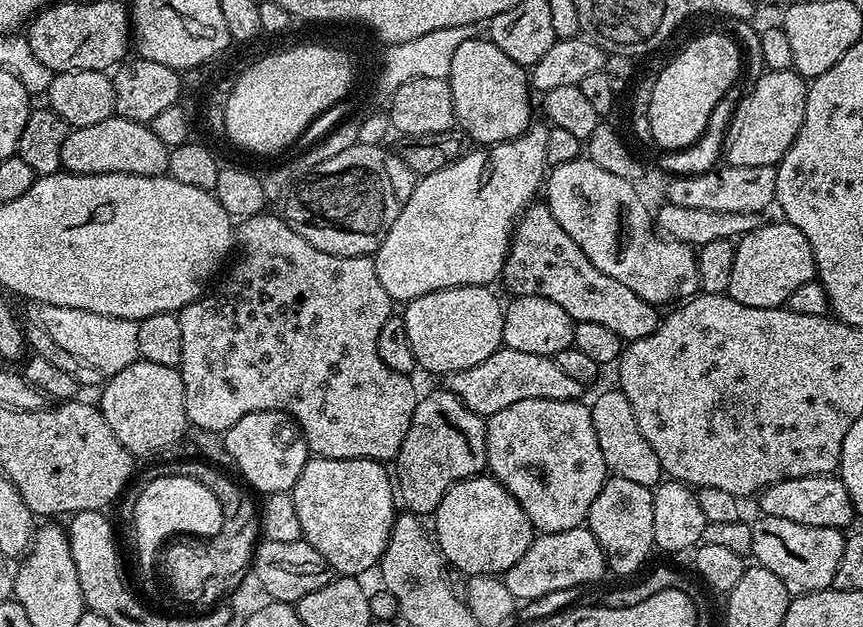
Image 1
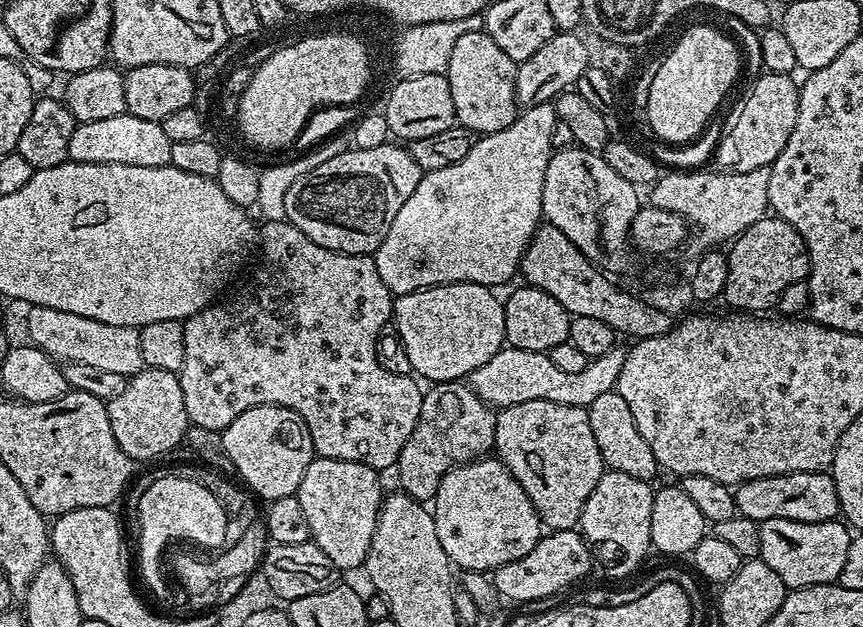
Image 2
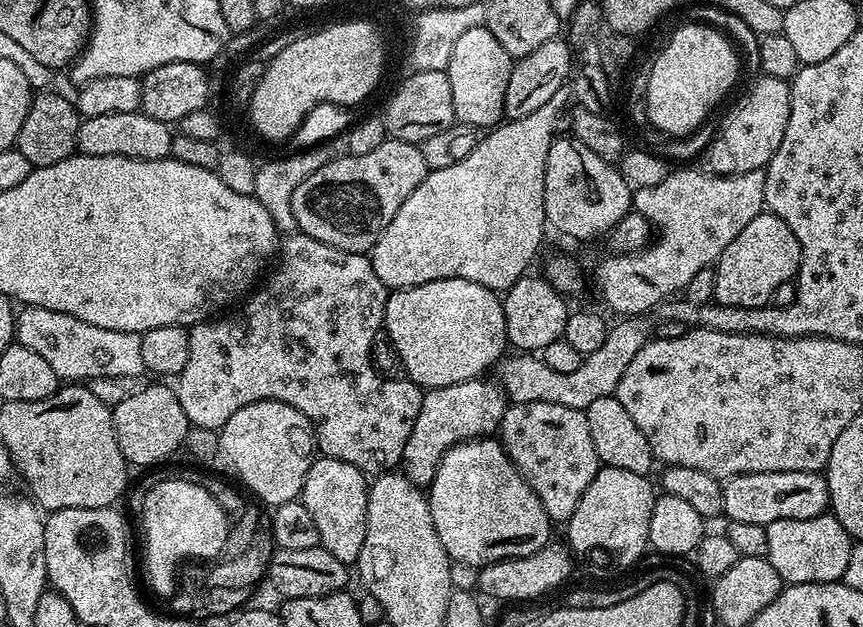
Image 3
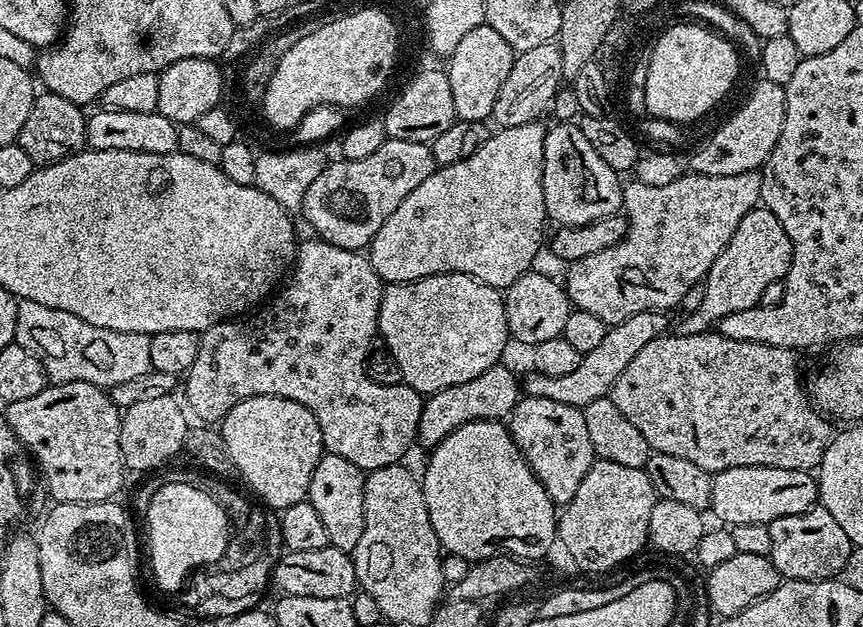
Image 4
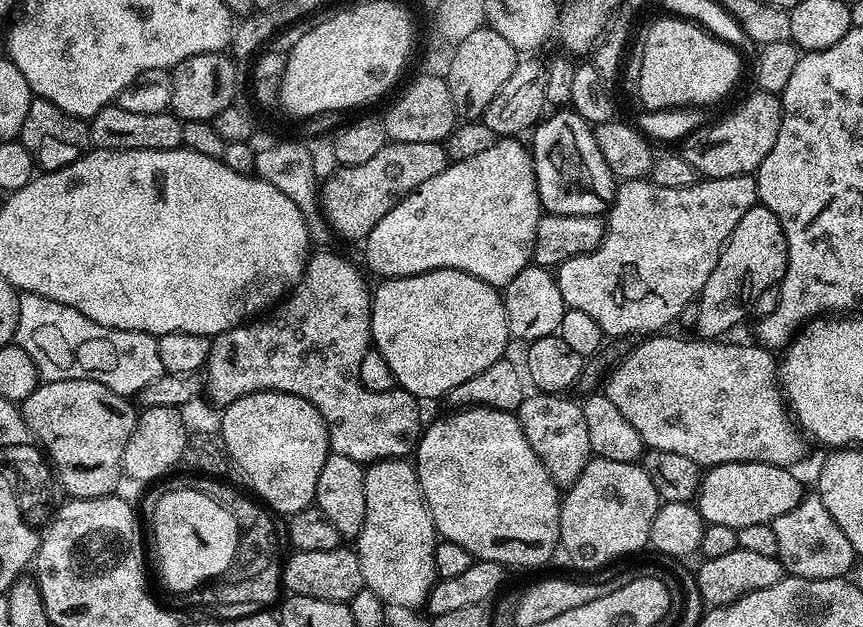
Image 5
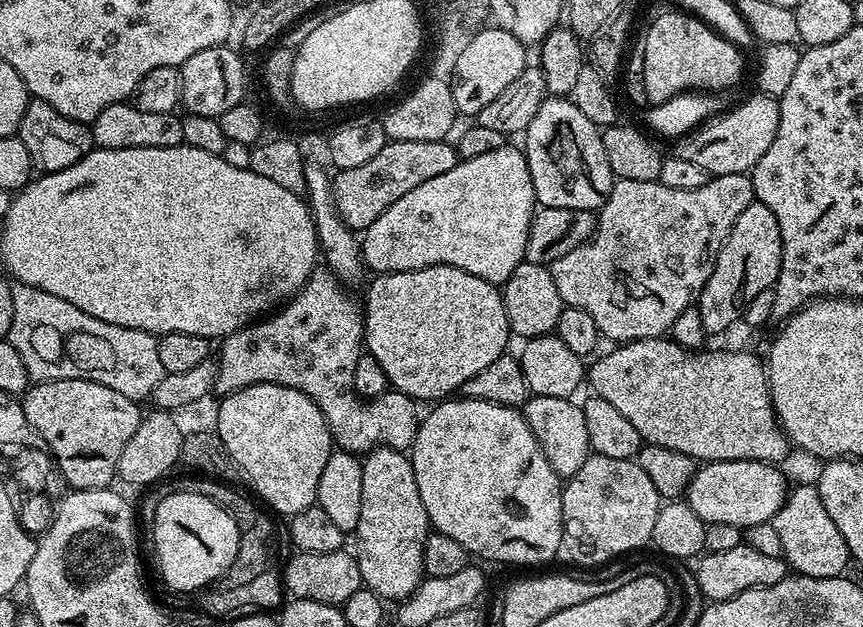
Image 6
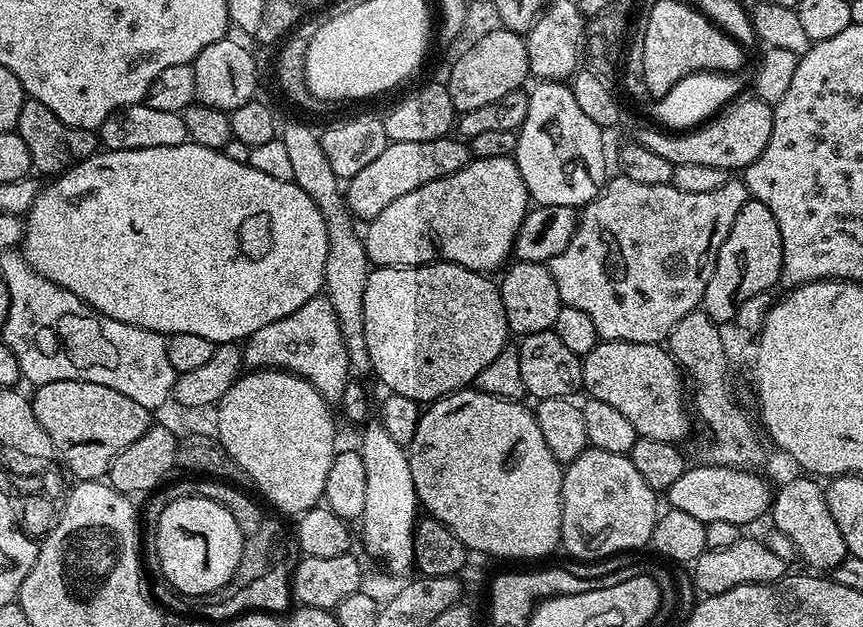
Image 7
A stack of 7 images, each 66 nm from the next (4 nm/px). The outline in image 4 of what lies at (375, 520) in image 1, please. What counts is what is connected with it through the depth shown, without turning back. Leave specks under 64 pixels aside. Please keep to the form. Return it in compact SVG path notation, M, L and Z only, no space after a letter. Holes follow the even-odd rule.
M331 454L321 456L314 474L310 478L308 501L318 510L326 526L329 545L343 552L351 553L358 546L364 529L364 478L365 473L354 462Z

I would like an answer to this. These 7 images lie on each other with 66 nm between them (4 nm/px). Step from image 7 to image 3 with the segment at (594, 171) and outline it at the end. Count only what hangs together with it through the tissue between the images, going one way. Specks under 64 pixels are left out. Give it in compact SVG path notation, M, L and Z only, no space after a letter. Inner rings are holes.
M571 135L553 139L546 158L544 175L544 214L549 225L576 240L603 237L632 208L633 189L609 161L586 150Z

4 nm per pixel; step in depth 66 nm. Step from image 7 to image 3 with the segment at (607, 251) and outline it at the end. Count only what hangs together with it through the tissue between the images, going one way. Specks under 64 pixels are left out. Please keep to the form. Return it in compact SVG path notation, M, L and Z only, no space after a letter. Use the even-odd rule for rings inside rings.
M680 166L677 170L669 171L666 178L662 178L662 182L658 182L658 186L646 186L645 188L638 188L632 194L632 208L635 211L644 215L654 229L654 242L649 244L647 248L643 248L641 252L631 252L628 256L621 256L619 254L609 255L609 260L604 260L596 268L596 288L600 291L600 296L613 308L614 311L620 312L621 317L638 316L641 314L648 314L655 309L656 305L675 297L677 294L683 293L690 282L690 278L694 278L694 274L698 274L698 270L703 268L712 268L716 263L716 259L722 254L722 250L726 250L726 246L730 246L730 242L734 242L734 238L738 238L738 234L742 234L742 229L753 220L758 213L765 211L766 205L764 202L764 191L766 190L766 178L761 170L750 170L746 174L734 174L733 176L714 176L707 170L696 168L684 168L688 166Z

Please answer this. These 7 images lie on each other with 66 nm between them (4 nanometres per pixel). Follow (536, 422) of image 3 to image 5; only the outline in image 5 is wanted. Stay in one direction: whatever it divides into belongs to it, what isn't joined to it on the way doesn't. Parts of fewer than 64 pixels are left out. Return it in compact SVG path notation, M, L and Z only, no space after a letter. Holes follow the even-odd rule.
M528 394L518 409L518 419L526 434L526 442L530 442L534 454L538 454L553 482L564 490L571 488L578 474L582 474L588 461L593 459L583 407L568 398L564 394Z

